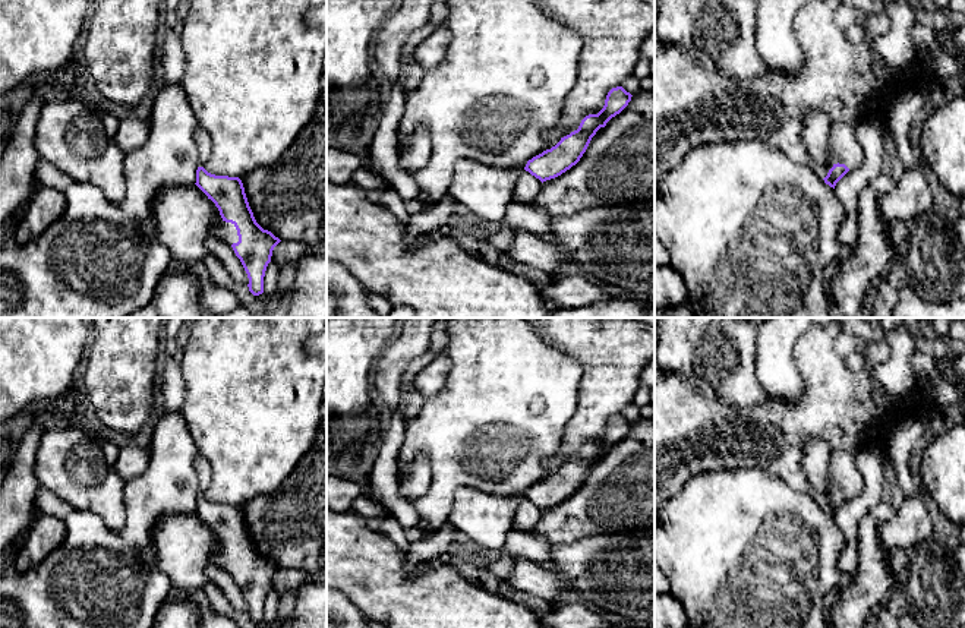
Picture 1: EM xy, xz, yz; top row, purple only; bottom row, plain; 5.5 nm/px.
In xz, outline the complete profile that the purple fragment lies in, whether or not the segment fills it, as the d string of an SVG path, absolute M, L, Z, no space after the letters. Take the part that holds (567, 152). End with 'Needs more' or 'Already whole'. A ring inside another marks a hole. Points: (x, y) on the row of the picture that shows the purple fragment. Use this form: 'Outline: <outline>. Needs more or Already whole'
Outline: M622 86L612 88L597 114L586 116L577 130L561 138L551 149L529 160L524 170L542 183L570 170L580 161L596 132L619 114L628 105L631 97Z. Already whole

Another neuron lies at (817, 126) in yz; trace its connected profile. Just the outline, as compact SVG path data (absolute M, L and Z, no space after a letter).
M811 110L804 116L802 143L807 152L817 161L832 168L833 154L829 146L829 136L833 123L830 117L819 110Z

